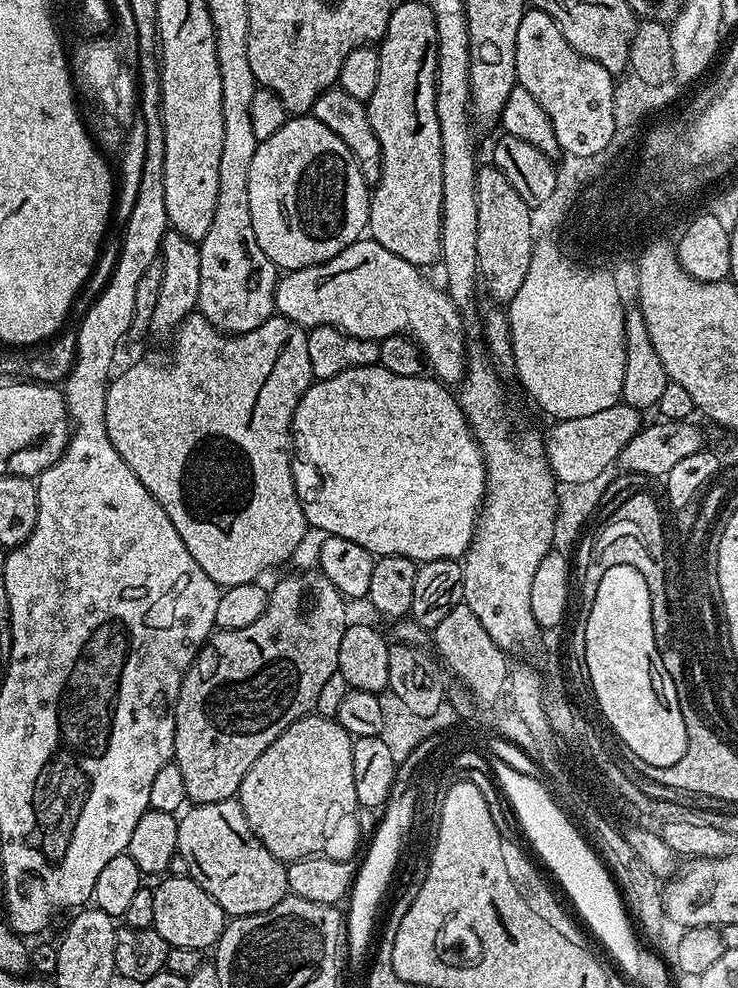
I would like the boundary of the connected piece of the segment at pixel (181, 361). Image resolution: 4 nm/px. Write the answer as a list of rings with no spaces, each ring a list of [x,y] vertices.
[[[199,312],[189,314],[171,333],[172,349],[168,356],[148,356],[137,364],[132,364],[124,373],[111,377],[106,394],[106,434],[110,434],[110,442],[114,442],[114,450],[122,454],[122,462],[138,474],[138,482],[150,490],[150,494],[166,510],[166,518],[174,522],[174,530],[178,530],[178,538],[186,542],[186,550],[190,550],[194,562],[206,570],[206,574],[221,589],[243,584],[255,584],[261,579],[263,572],[276,568],[290,559],[300,548],[304,535],[310,532],[310,525],[300,505],[300,499],[292,477],[292,419],[294,410],[306,394],[306,390],[314,377],[310,370],[310,350],[308,349],[308,332],[302,325],[296,324],[290,318],[273,314],[262,326],[249,332],[221,334],[215,331],[210,321]]]

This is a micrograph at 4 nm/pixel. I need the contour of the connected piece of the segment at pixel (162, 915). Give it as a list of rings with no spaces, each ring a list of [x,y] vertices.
[[[168,874],[163,877],[160,885],[152,888],[154,898],[154,922],[152,927],[170,946],[182,948],[197,948],[199,950],[211,949],[220,935],[224,933],[226,917],[222,906],[198,886],[192,877],[187,874],[172,876]]]

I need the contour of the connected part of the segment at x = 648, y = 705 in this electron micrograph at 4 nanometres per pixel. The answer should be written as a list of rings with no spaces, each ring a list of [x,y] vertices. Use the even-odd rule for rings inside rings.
[[[625,564],[619,570],[613,570],[612,580],[604,580],[604,596],[596,596],[596,615],[585,625],[582,638],[586,680],[590,692],[602,705],[602,713],[612,724],[617,724],[617,732],[628,740],[631,747],[641,751],[640,756],[665,766],[674,766],[674,762],[686,754],[688,739],[687,725],[682,720],[682,710],[678,702],[678,690],[666,674],[666,666],[662,666],[662,658],[658,654],[658,646],[654,642],[654,626],[652,625],[652,609],[647,604],[644,580],[641,575],[629,570]]]

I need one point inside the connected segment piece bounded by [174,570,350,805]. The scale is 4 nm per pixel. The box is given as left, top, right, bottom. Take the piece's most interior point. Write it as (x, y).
(245, 687)

